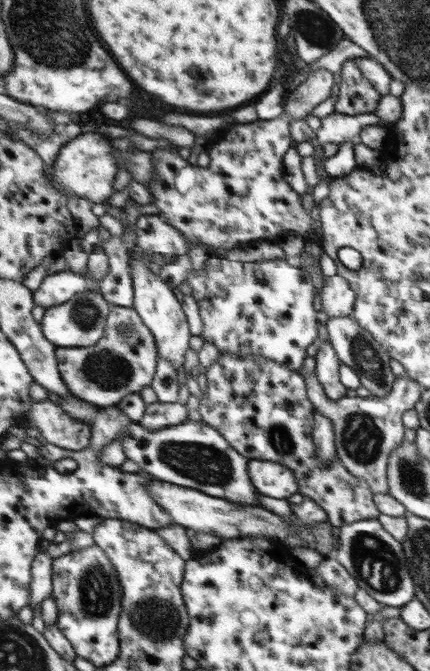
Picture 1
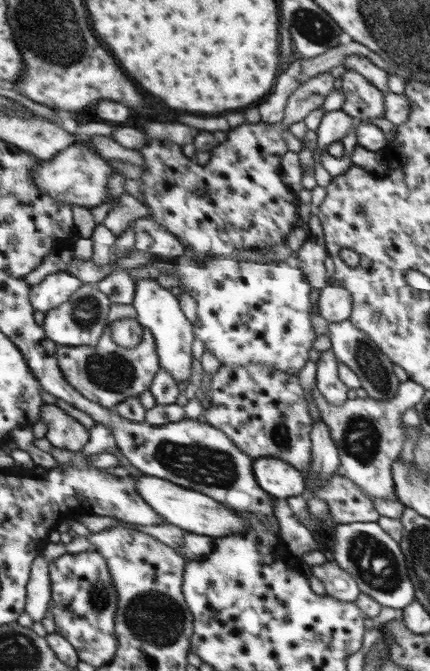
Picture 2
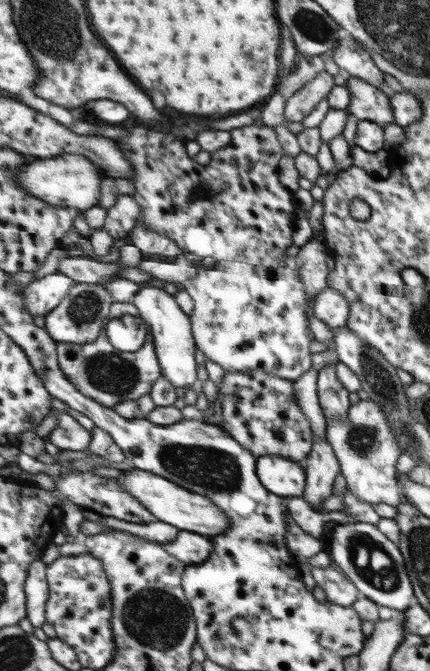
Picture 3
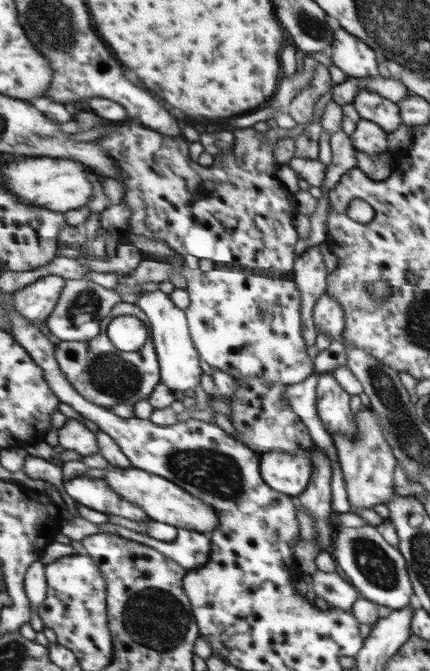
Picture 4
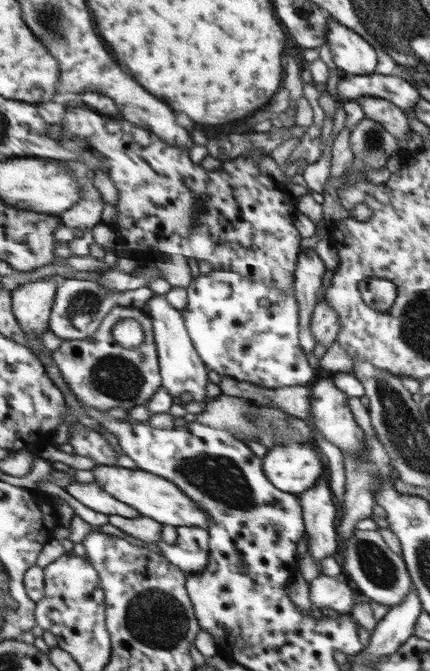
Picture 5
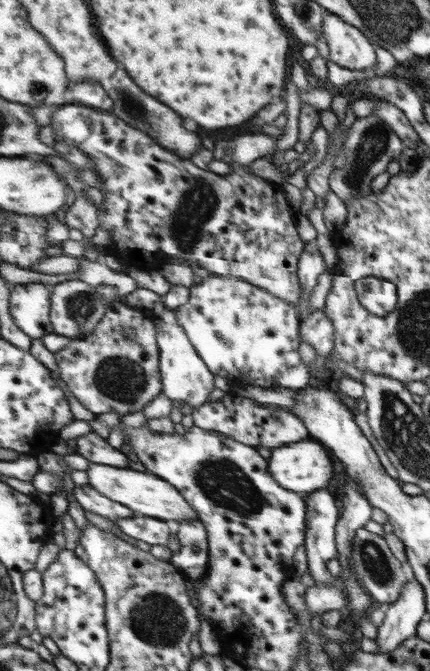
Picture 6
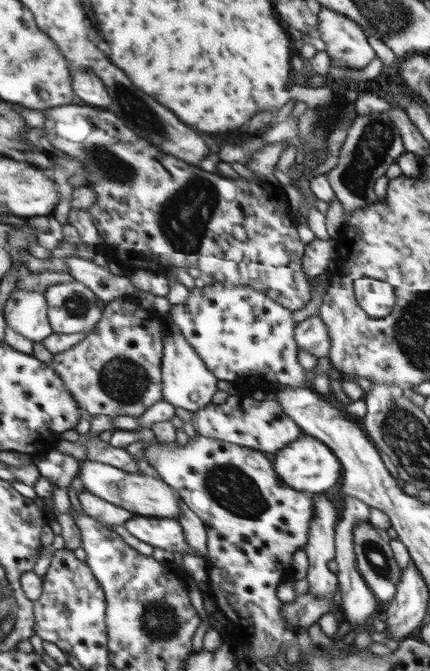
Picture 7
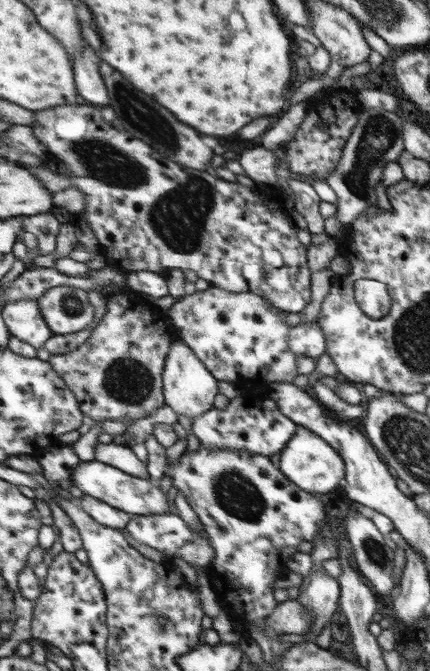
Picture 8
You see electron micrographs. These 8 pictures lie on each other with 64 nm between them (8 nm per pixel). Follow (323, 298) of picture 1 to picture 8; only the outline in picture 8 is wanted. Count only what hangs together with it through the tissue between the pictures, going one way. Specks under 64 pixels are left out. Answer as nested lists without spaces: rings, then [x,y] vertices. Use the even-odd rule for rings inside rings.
[[[303,322],[290,327],[288,350],[294,356],[319,357],[326,352],[324,336],[319,325],[313,322]]]

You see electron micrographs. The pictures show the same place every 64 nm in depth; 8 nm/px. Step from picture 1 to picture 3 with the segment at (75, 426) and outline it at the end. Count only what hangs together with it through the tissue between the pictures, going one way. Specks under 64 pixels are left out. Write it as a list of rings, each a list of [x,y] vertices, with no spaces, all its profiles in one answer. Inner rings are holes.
[[[53,409],[58,416],[58,423],[50,433],[50,441],[60,450],[87,450],[93,438],[93,432],[83,428],[71,414]]]

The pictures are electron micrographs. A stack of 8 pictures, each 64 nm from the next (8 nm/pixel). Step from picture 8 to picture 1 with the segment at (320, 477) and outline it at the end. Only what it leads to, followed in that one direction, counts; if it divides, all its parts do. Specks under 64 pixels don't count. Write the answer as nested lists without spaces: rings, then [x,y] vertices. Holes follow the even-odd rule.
[[[250,460],[248,475],[258,494],[269,498],[286,499],[299,489],[294,472],[278,462]]]

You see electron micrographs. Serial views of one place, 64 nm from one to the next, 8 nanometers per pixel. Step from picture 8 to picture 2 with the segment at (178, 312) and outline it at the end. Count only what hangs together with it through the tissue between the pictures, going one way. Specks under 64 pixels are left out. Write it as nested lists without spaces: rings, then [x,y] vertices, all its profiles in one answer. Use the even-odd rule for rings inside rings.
[[[180,256],[176,262],[166,262],[163,260],[153,261],[159,272],[170,272],[175,270],[180,277],[180,282],[187,288],[187,292],[193,295],[193,298],[198,304],[198,313],[194,333],[203,344],[204,348],[209,352],[214,352],[214,355],[222,362],[229,366],[247,366],[248,364],[264,364],[265,366],[272,366],[275,370],[281,371],[287,375],[297,375],[302,373],[302,369],[307,362],[311,362],[311,350],[315,350],[315,333],[311,328],[311,314],[317,311],[315,305],[315,298],[311,298],[311,291],[316,291],[315,288],[310,287],[310,283],[306,281],[306,277],[302,270],[294,264],[293,259],[285,261],[270,261],[267,264],[255,262],[235,262],[229,258],[215,257],[215,259],[203,260],[197,262],[187,256]]]

